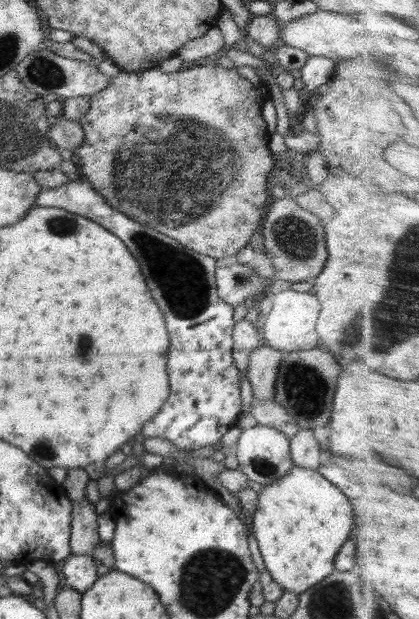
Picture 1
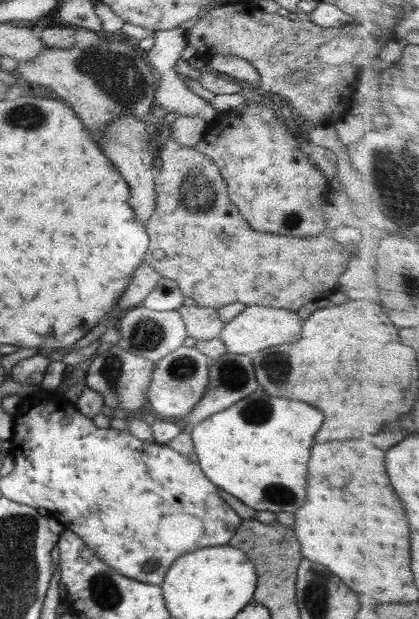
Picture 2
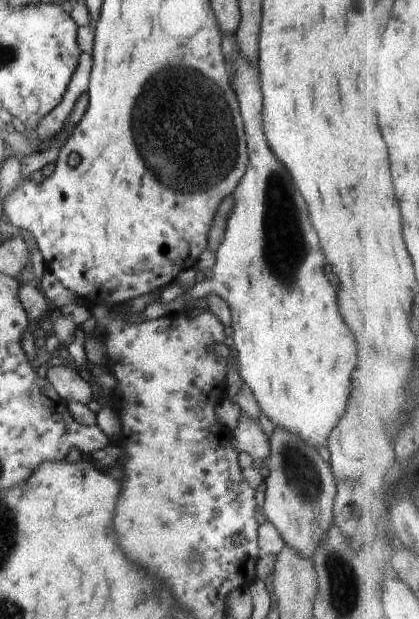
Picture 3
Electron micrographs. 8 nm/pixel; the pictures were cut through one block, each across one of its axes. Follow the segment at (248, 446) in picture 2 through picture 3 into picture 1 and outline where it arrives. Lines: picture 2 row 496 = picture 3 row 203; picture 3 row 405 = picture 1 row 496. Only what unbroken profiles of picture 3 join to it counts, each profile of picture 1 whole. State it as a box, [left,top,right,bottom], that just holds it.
[252,465,354,595]

